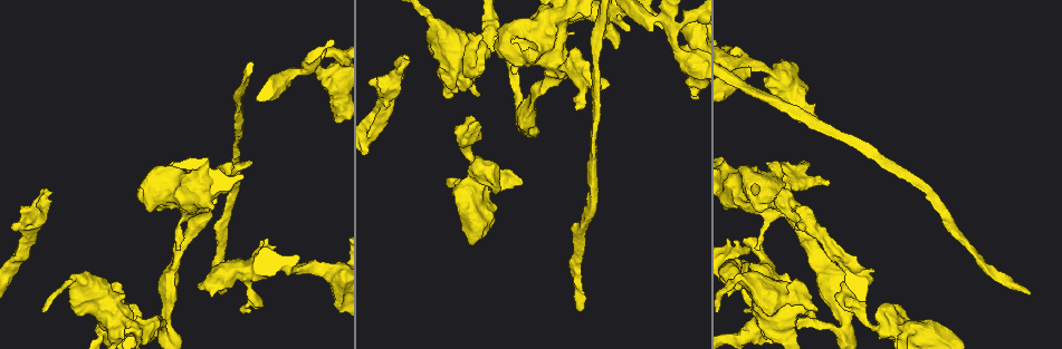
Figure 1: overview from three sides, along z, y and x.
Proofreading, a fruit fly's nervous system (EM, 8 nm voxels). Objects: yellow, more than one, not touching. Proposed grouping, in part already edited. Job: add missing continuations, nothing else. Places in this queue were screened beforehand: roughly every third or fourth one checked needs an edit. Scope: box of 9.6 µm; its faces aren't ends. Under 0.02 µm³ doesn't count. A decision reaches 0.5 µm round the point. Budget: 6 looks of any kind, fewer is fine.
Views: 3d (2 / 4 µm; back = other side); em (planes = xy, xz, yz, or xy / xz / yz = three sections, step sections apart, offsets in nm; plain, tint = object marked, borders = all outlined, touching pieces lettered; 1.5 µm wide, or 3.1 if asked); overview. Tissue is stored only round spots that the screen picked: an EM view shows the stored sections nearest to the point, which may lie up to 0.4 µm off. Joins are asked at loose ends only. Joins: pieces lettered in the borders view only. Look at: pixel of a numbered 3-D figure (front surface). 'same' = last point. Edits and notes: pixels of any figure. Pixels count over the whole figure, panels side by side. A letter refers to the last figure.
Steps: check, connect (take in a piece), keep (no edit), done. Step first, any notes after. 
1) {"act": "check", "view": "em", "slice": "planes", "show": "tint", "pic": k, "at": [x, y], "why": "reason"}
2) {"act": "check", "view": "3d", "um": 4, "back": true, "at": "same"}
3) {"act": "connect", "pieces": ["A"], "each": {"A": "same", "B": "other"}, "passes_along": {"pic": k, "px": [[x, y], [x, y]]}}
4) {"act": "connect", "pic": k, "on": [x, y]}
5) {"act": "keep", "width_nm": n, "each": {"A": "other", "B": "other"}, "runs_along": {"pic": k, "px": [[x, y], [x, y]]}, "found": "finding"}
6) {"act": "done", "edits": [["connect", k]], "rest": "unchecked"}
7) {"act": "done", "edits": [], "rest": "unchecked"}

{"act": "check", "view": "em", "slice": "yz", "step": 8, "show": "borders", "pic": 1, "at": [47, 199], "why": "branch stops here"}

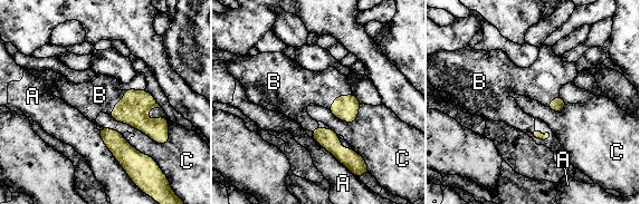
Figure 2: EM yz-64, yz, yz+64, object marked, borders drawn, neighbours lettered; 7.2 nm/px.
{"act": "check", "view": "em", "slice": "planes", "show": "borders", "at": "same"}

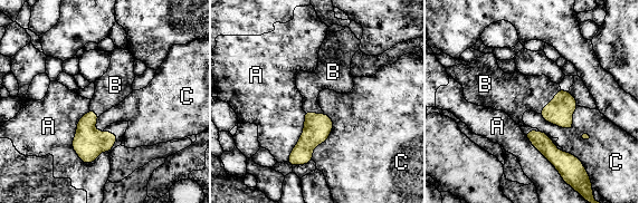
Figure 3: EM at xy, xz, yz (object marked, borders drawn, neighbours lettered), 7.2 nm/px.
{"act": "connect", "pieces": ["B"], "each": {"A": "other", "B": "same", "C": "other"}, "passes_along": {"pic": 3, "px": [[559, 112], [551, 102], [517, 93]]}, "found": "the cell continues"}

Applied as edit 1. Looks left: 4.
{"act": "check", "view": "overview", "why": "redraw"}

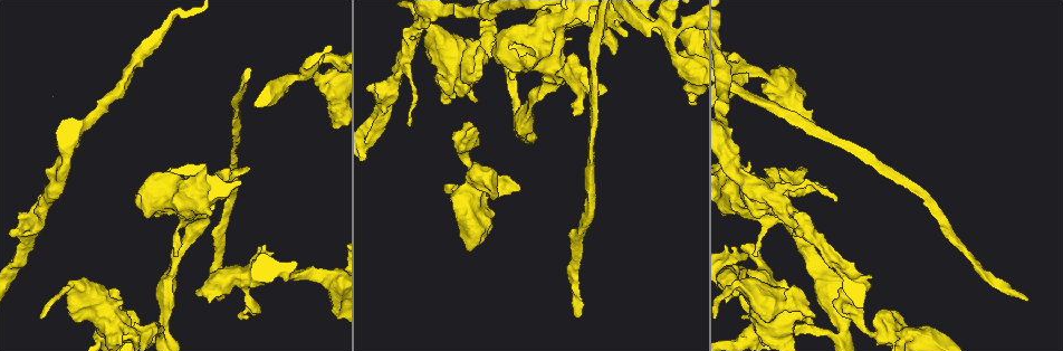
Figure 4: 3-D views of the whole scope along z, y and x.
{"act": "check", "view": "em", "slice": "planes", "show": "tint", "pic": 4, "at": [838, 291], "why": "free end"}

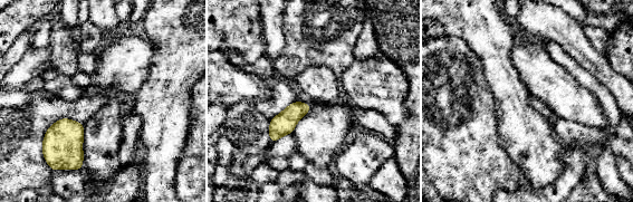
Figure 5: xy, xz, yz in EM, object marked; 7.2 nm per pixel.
{"act": "check", "view": "em", "slice": "planes", "show": "borders", "at": "same"}

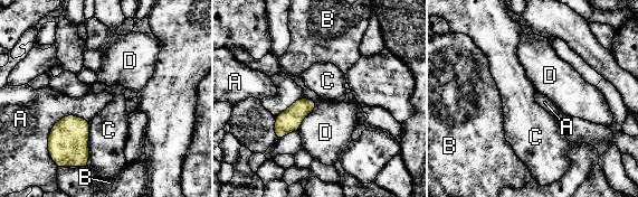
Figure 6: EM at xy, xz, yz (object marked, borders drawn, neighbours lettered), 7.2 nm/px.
{"act": "keep", "width_nm": 160, "each": {"A": "other", "B": "other", "C": "other", "D": "other"}, "border": {"pic": 6, "px": [[88, 120], [53, 127], [53, 161]]}, "found": "no lettered piece goes on from it"}

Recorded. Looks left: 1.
{"act": "done", "edits": [["connect", 3]], "rest": "unchecked"}

